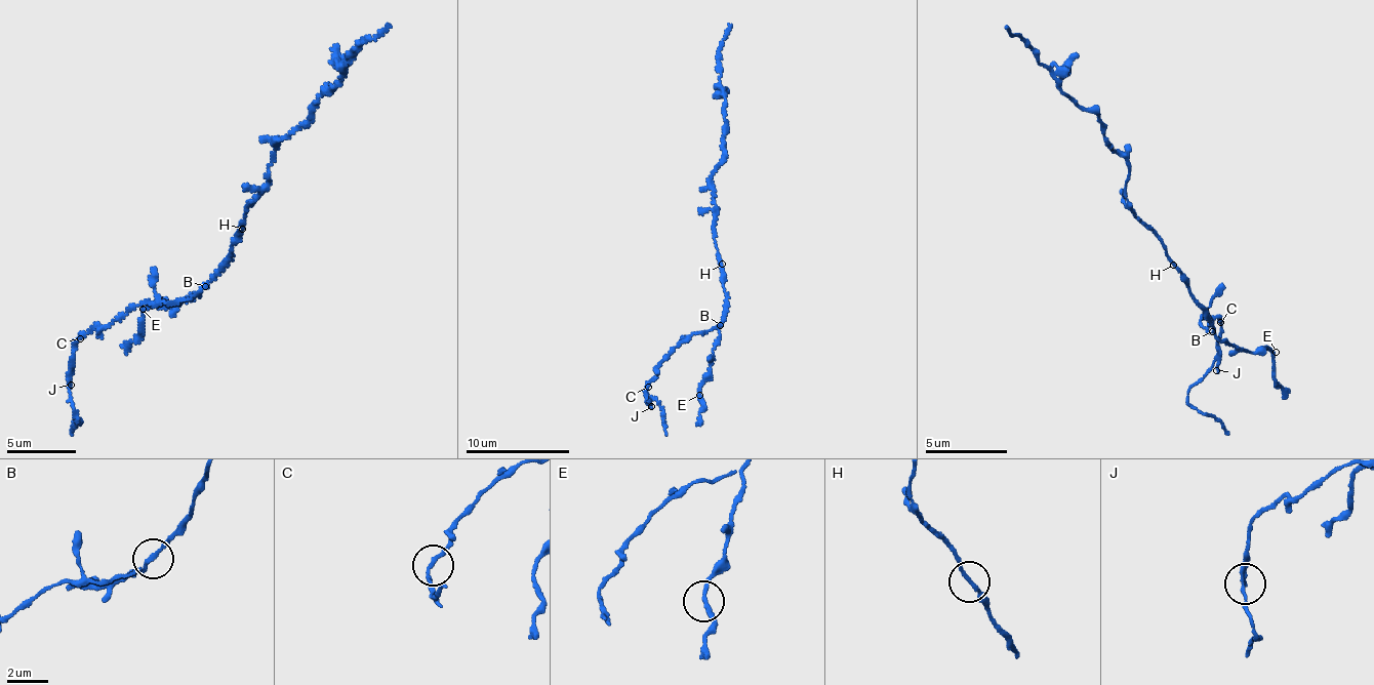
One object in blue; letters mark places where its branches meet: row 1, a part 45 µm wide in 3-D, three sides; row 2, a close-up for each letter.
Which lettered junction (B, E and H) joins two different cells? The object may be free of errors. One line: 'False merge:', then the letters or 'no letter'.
False merge: B

